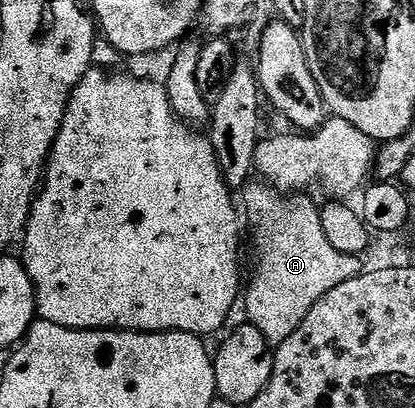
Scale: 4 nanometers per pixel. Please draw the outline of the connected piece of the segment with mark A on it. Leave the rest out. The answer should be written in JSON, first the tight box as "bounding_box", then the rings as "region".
{"bounding_box":[241,181,360,345],"region":[[[251,181],[241,191],[241,207],[246,222],[248,219],[255,230],[255,243],[259,246],[255,280],[245,291],[246,318],[261,329],[268,343],[278,345],[293,337],[309,309],[313,309],[329,289],[337,289],[341,281],[360,274],[360,260],[349,253],[337,253],[337,249],[329,245],[329,237],[325,237],[325,229],[321,229],[320,208],[303,195],[286,199],[277,188]]]}

